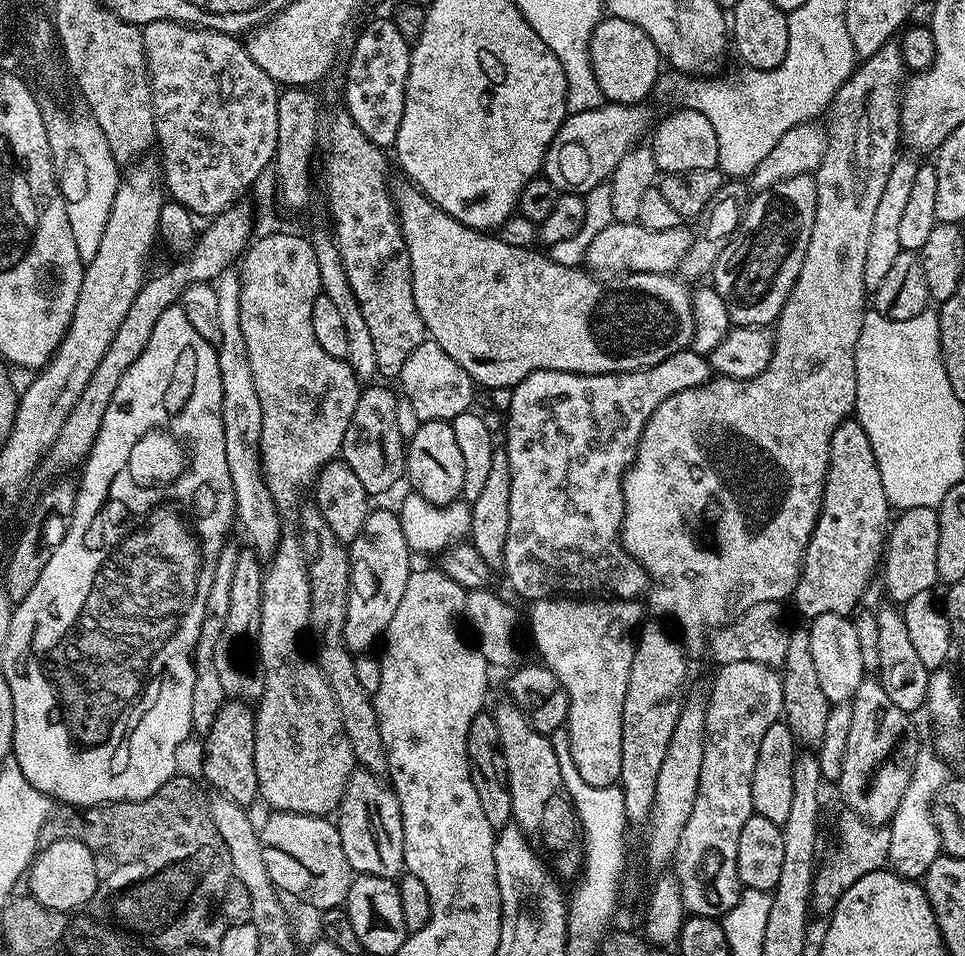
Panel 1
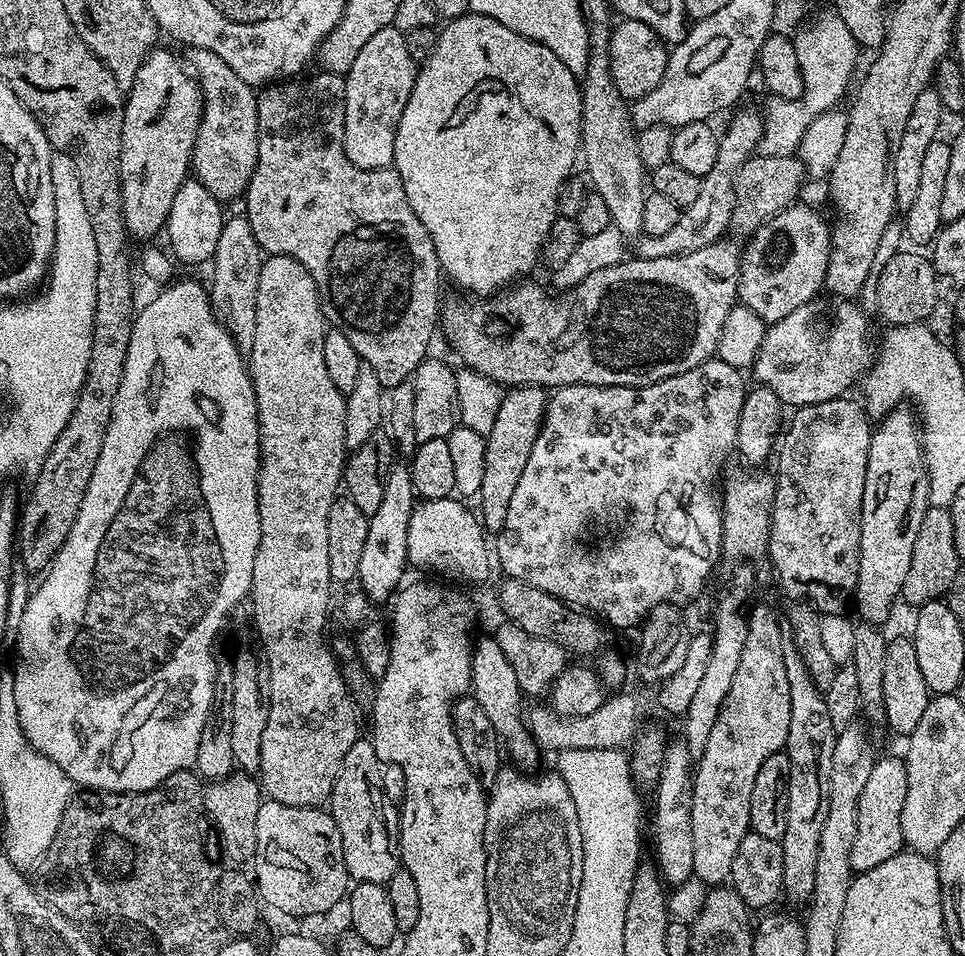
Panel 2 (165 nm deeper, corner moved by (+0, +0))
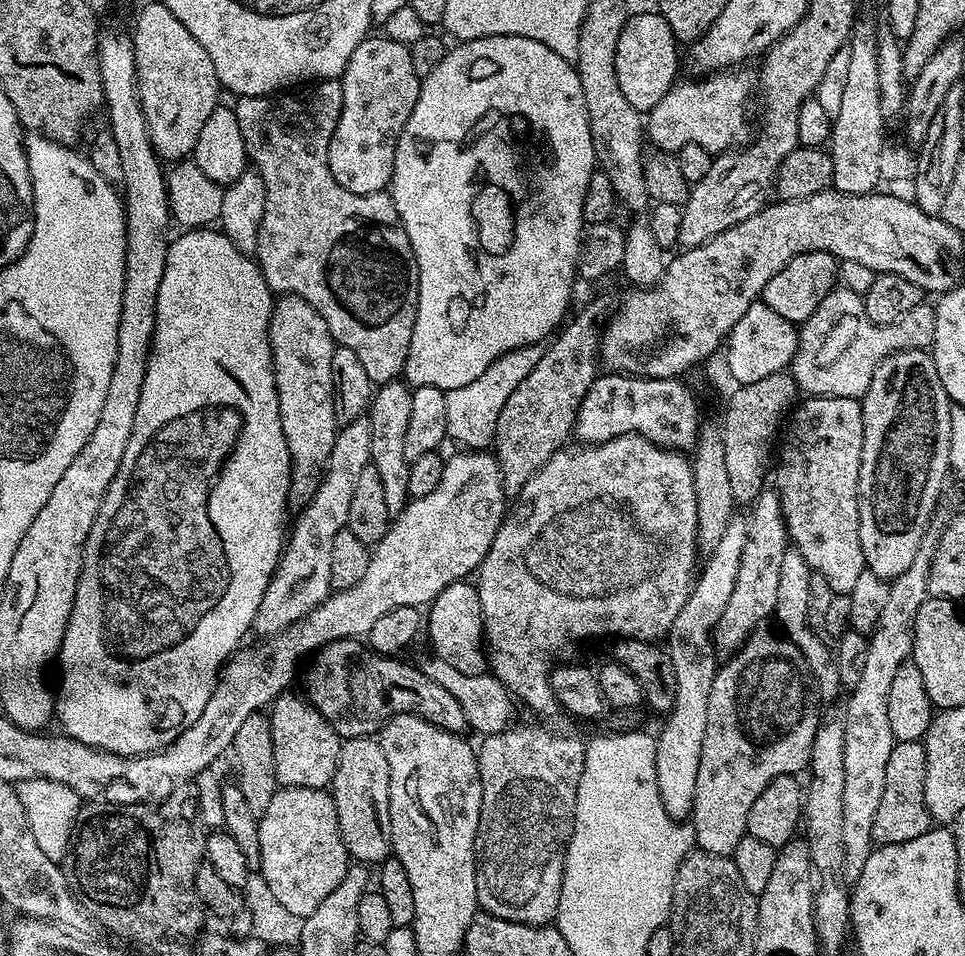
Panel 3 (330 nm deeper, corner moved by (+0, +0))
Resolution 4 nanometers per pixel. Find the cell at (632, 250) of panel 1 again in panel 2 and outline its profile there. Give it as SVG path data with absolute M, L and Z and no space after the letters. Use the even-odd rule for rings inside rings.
M741 107L736 117L728 124L728 129L720 136L718 146L718 162L714 162L714 170L706 174L700 181L700 193L690 207L681 211L678 222L674 222L671 230L661 236L641 235L635 241L635 255L641 260L653 260L654 258L670 258L681 256L694 250L702 250L706 246L717 243L722 234L725 235L731 226L731 215L736 204L736 192L734 190L735 172L740 166L759 149L760 139L764 133L764 118L759 111L752 108Z

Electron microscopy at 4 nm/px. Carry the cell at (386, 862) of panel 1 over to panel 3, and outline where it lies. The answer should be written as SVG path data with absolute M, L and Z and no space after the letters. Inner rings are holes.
M359 736L341 743L330 791L338 810L338 826L349 857L365 866L383 864L392 852L390 766L386 762L386 754L382 754L379 739Z

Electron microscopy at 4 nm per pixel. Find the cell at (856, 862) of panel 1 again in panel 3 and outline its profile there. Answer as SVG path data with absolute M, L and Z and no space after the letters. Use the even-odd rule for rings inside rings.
M921 741L893 743L890 758L886 761L886 786L882 790L882 802L878 802L878 814L874 814L872 839L877 845L910 842L918 834L926 834L933 827L928 813L924 787L926 786L926 750Z

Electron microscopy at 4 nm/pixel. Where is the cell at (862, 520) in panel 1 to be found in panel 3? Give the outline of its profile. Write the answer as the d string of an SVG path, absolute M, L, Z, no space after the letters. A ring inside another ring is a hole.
M808 396L795 405L792 421L780 444L780 465L775 465L774 487L780 493L784 525L791 547L802 554L816 576L826 578L830 590L847 594L854 590L858 574L866 570L860 537L860 491L858 478L862 466L862 403L854 398Z

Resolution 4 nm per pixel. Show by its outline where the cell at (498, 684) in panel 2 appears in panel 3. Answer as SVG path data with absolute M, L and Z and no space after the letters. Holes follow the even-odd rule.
M467 579L455 580L446 585L442 594L438 594L426 612L426 636L432 643L435 659L454 666L462 674L485 675L488 657L484 643L484 615L480 590L475 583Z

